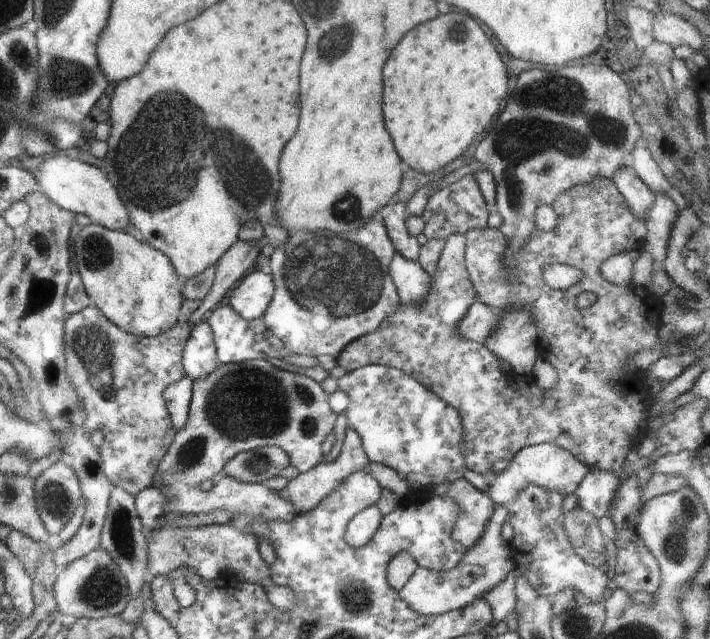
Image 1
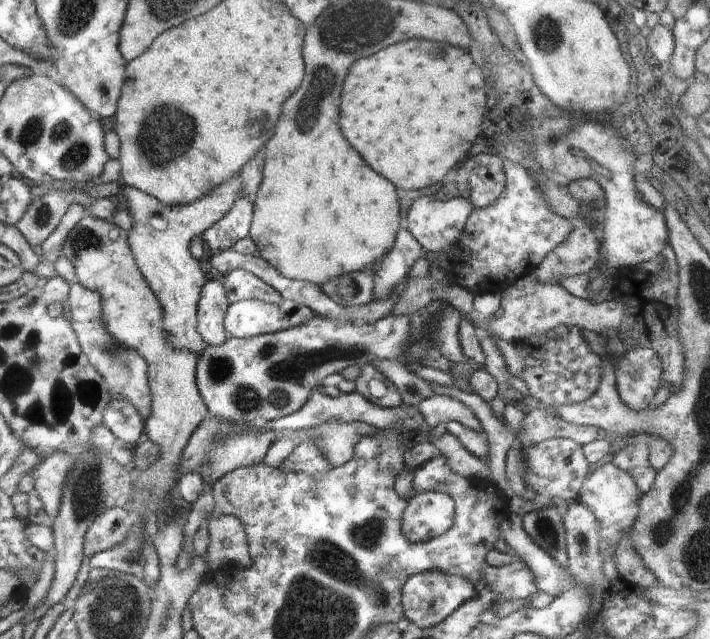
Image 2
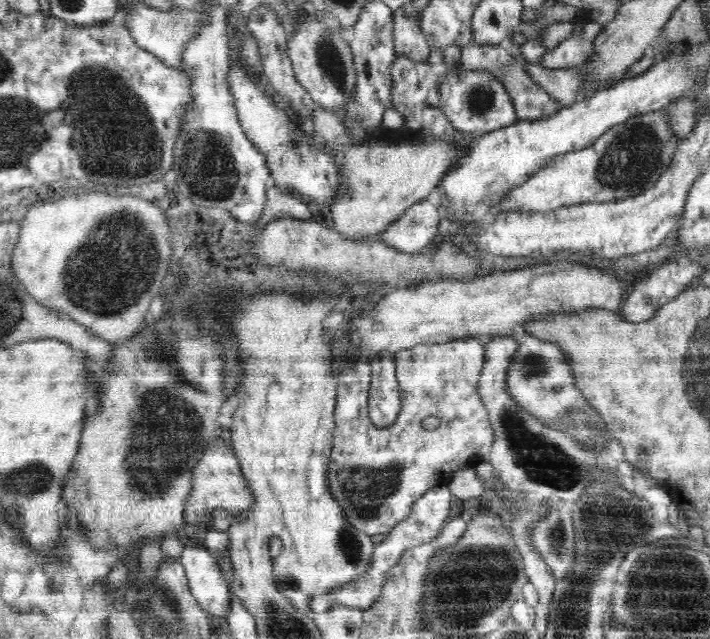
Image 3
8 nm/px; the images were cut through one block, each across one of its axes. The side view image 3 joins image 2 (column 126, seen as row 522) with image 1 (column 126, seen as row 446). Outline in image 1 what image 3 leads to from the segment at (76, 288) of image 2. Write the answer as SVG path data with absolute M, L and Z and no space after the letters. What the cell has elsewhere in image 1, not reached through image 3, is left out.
M90 304L80 312L68 315L65 320L66 373L81 404L84 404L84 427L89 437L89 433L96 431L101 432L104 437L97 451L101 456L106 480L110 480L114 487L122 488L126 493L136 496L140 490L152 487L157 466L166 456L176 433L171 425L171 416L163 392L170 383L178 382L185 376L181 361L183 348L194 326L178 322L170 330L155 337L133 335L106 319L96 304Z

